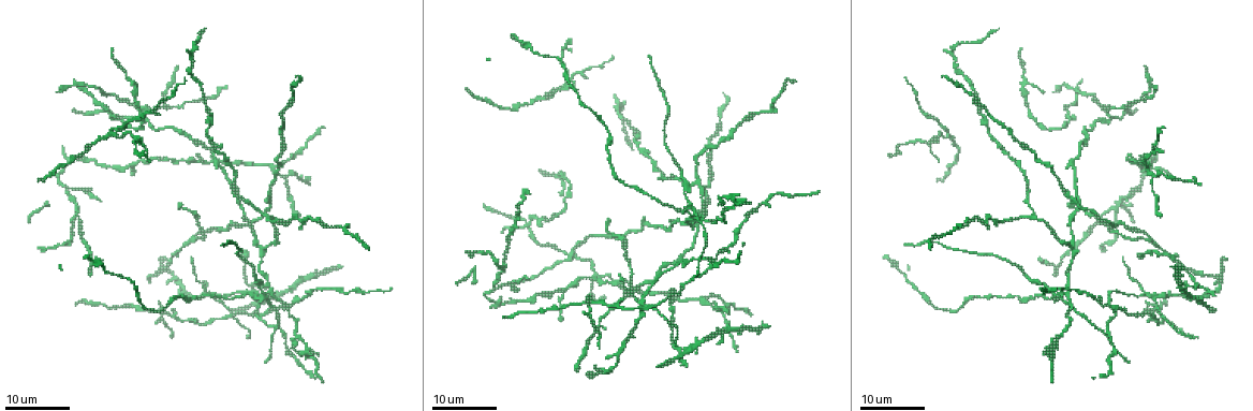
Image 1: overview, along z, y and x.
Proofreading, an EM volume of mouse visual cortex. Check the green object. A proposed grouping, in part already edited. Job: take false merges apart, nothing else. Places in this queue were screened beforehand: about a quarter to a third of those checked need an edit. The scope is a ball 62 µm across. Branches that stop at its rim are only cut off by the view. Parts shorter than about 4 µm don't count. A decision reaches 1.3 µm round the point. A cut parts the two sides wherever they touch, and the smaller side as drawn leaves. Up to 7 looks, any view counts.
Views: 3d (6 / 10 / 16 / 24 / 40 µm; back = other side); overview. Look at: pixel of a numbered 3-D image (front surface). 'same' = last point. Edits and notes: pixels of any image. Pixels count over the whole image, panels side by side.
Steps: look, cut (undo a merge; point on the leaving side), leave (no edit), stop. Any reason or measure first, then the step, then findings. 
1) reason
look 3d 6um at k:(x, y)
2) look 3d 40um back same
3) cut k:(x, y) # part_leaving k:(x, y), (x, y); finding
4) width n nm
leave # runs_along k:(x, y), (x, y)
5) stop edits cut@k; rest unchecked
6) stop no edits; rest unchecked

three-way junction
look 3d 16um at 1:(929, 143)

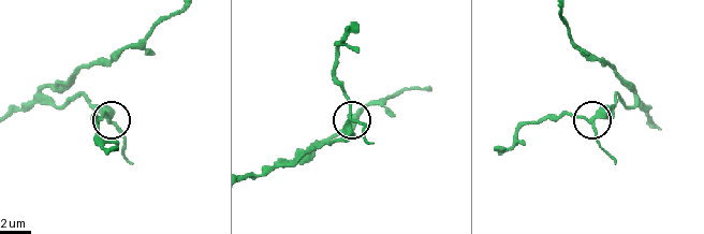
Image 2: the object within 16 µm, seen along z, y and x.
closer look
look 3d 6um at 2:(594, 118)

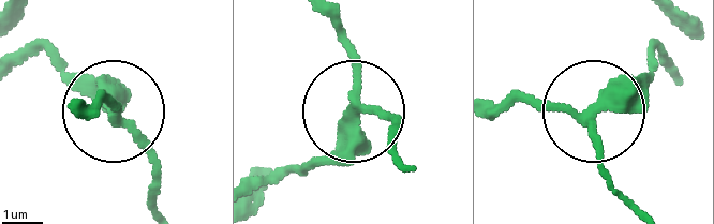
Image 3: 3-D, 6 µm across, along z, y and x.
width 260 nm
leave # all the same neuron

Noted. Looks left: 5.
branch point
look 3d 16um at 1:(947, 134)

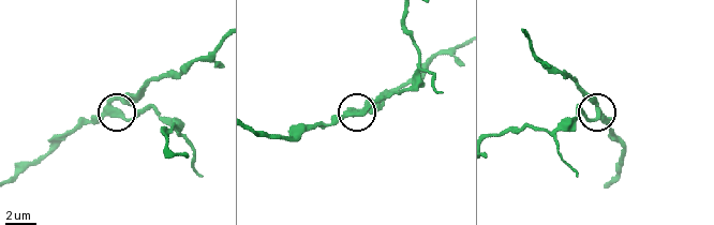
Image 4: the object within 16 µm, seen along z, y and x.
look 3d 10um at 4:(118, 113)

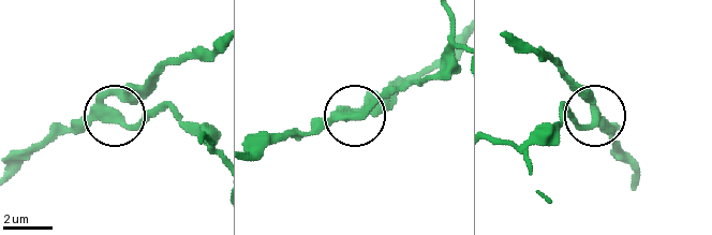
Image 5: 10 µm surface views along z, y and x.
arms 3
leave # continuous, no second neuron

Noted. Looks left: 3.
thin arm on a thick one
look 3d 16um at 1:(1153, 176)

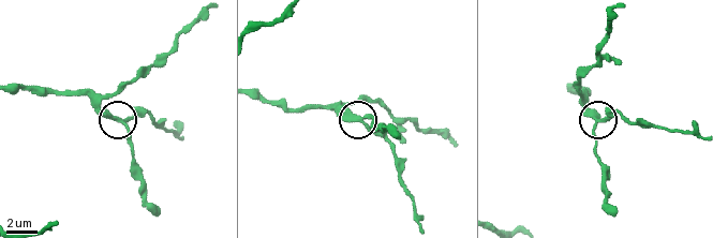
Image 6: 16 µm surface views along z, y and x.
look 3d 10um at 6:(123, 119)

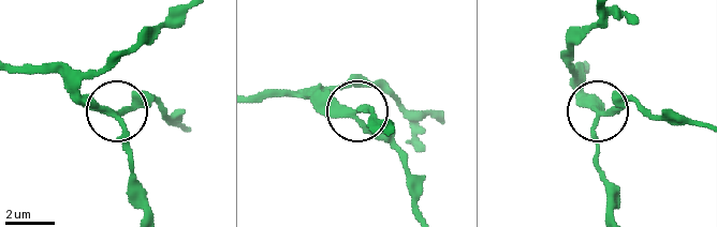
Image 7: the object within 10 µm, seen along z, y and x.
look 3d 6um at 7:(117, 112)

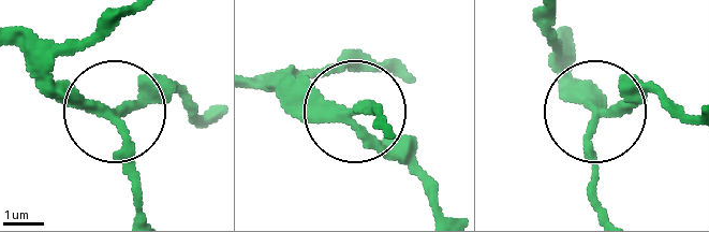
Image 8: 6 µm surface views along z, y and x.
width 210 nm
leave # continuous, no second neuron

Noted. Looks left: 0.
stop no edits; rest unchecked

